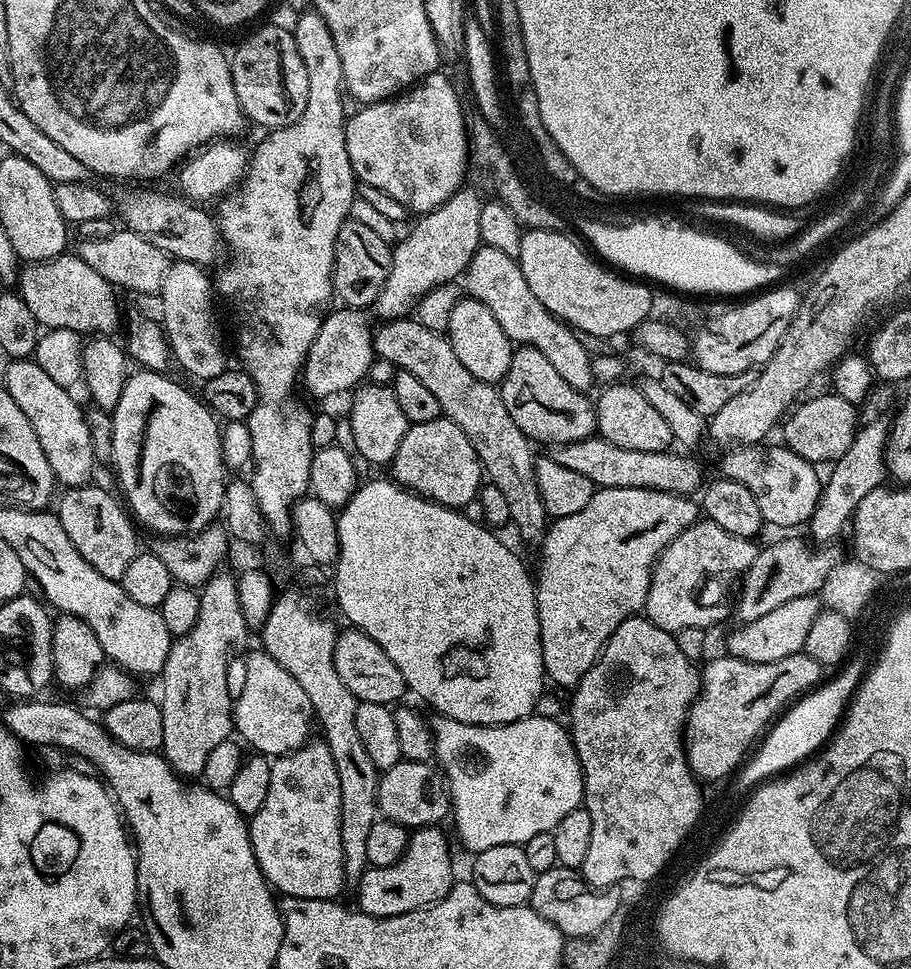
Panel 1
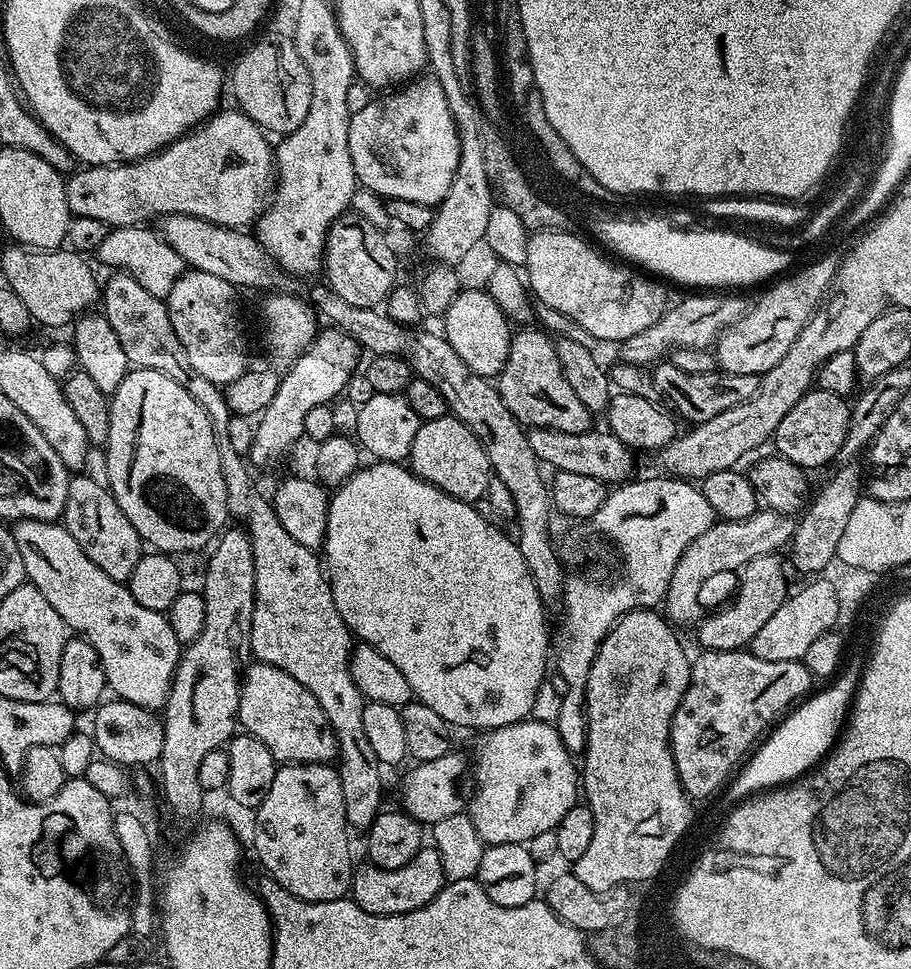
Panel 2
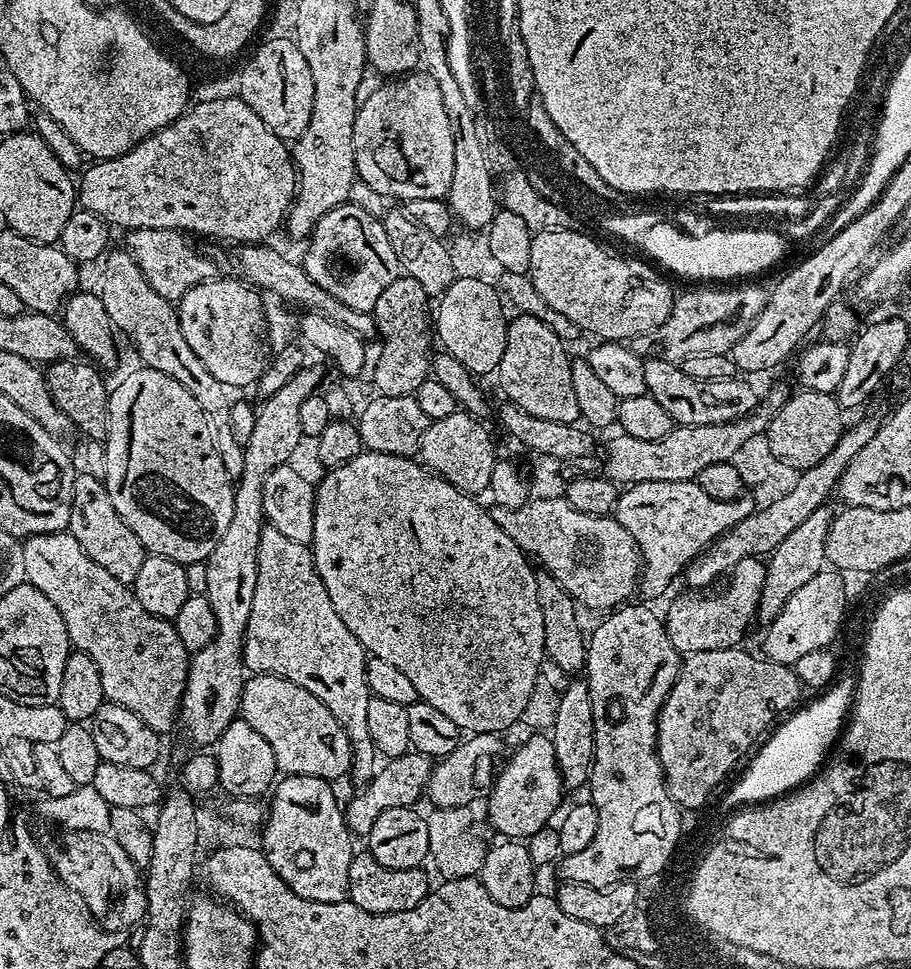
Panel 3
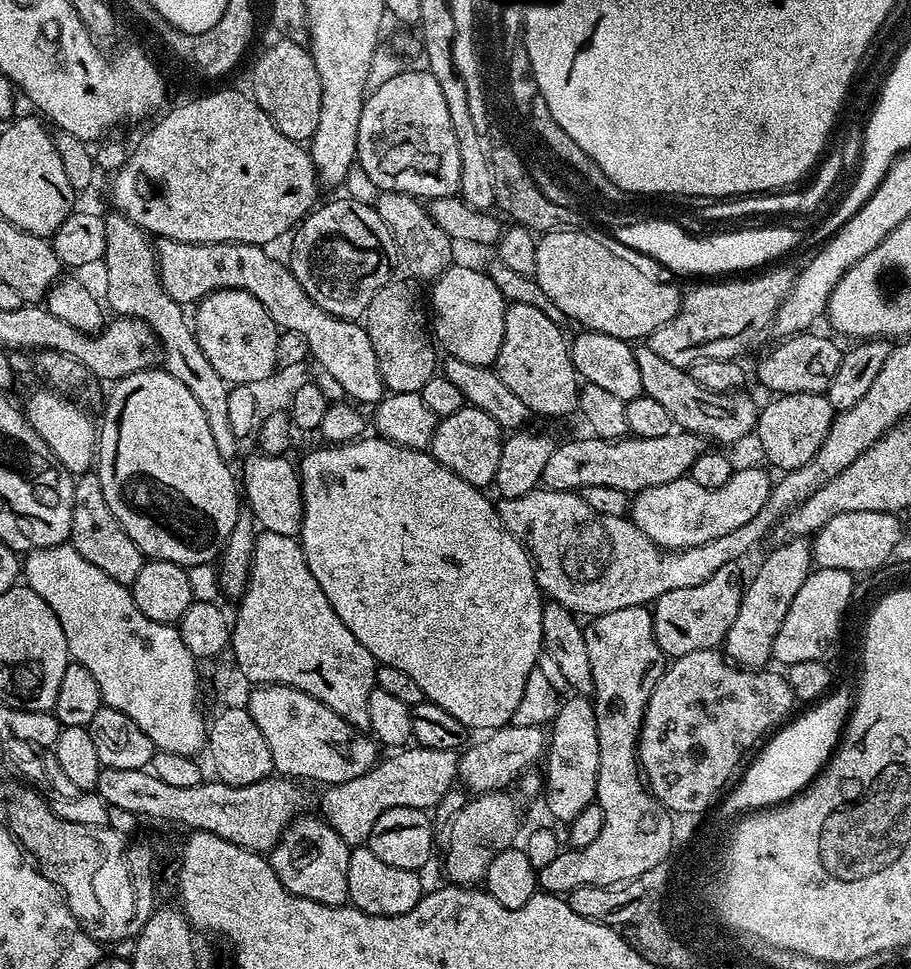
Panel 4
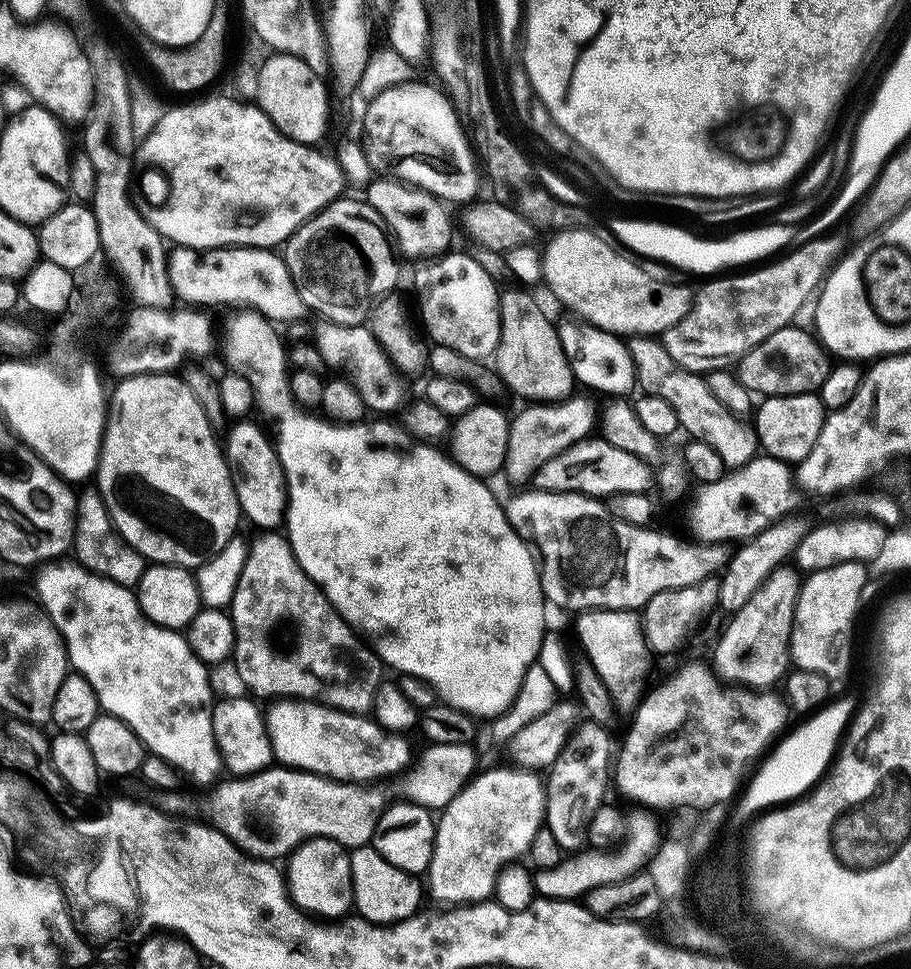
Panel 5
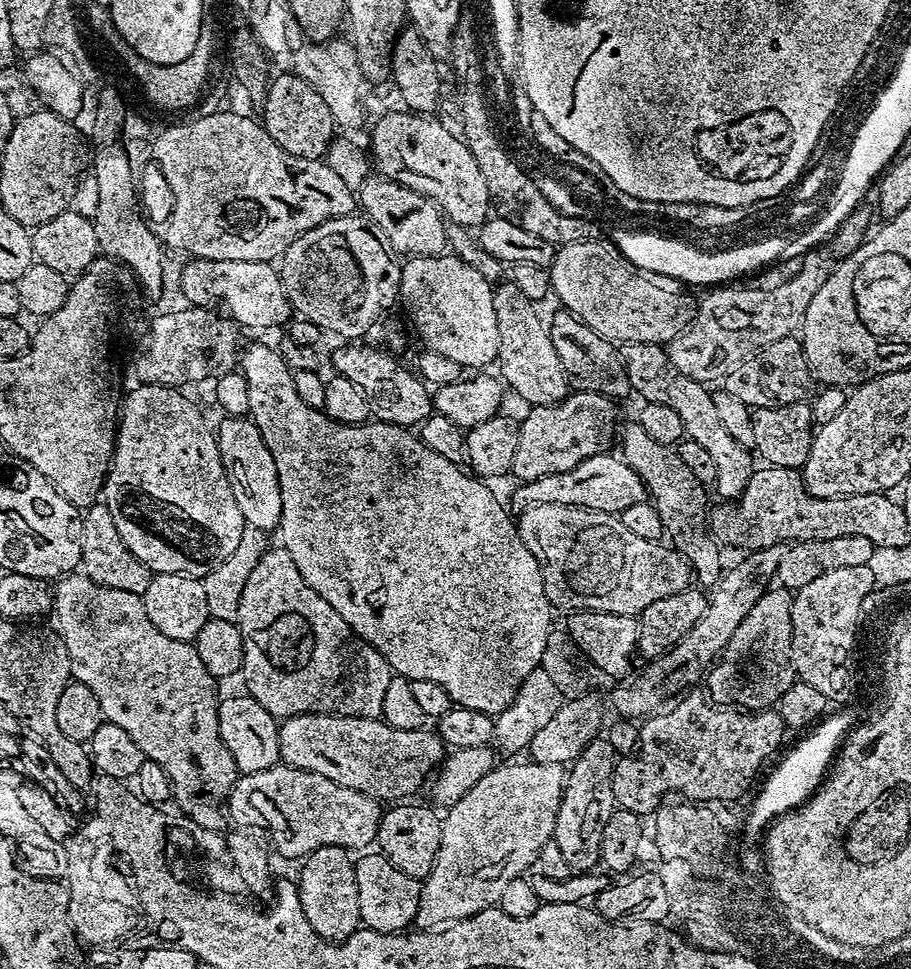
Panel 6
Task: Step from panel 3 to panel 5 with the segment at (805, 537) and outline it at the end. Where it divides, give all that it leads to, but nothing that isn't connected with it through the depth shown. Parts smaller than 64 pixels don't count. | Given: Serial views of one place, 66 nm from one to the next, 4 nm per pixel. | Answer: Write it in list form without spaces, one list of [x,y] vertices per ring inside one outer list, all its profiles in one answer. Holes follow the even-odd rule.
[[[788,567],[775,568],[760,583],[758,590],[750,594],[750,602],[731,613],[729,620],[732,621],[725,626],[716,644],[714,668],[721,680],[753,690],[768,690],[779,685],[789,671],[788,639],[792,633],[802,576],[795,567]]]

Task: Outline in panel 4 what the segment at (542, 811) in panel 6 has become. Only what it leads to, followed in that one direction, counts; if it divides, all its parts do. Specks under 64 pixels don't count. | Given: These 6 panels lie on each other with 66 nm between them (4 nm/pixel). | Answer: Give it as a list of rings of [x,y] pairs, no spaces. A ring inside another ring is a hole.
[[[493,790],[490,792],[486,792],[480,795],[477,795],[475,798],[472,798],[472,801],[469,802],[468,805],[465,806],[464,809],[461,810],[460,813],[457,814],[456,817],[452,820],[452,829],[448,832],[448,849],[444,852],[444,872],[449,876],[451,883],[456,886],[476,886],[483,881],[484,875],[486,874],[486,870],[490,866],[490,862],[500,851],[504,848],[513,847],[514,841],[512,840],[516,836],[516,831],[520,828],[520,816],[516,813],[516,800],[512,796],[507,796],[509,793],[504,790]]]

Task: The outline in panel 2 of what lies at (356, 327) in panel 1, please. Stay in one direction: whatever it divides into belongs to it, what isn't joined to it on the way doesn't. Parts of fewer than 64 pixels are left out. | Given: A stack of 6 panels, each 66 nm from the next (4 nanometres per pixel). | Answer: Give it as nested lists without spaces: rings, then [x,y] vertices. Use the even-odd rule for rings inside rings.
[[[328,326],[317,331],[308,349],[287,365],[274,398],[270,398],[270,406],[266,406],[255,421],[256,433],[254,442],[246,453],[247,459],[260,468],[268,468],[271,464],[278,463],[302,440],[307,411],[314,410],[314,406],[332,404],[335,396],[351,382],[352,371],[355,370],[360,356],[362,357],[360,345],[339,328]]]

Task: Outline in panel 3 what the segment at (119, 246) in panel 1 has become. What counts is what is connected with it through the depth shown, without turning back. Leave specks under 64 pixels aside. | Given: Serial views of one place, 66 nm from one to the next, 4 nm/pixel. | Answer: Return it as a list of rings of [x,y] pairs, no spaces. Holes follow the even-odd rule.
[[[134,228],[127,233],[126,250],[138,262],[138,270],[162,294],[162,298],[179,302],[186,290],[196,284],[213,279],[217,275],[216,268],[208,256],[203,256],[194,245],[188,242],[189,237],[183,232],[162,230],[161,228]]]

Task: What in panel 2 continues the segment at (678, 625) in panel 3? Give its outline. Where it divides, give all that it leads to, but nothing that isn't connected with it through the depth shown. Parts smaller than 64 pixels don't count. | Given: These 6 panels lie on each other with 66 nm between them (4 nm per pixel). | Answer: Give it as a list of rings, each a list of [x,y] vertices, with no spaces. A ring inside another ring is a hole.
[[[777,553],[762,554],[750,562],[746,562],[738,573],[740,585],[736,588],[736,597],[725,608],[712,612],[699,621],[695,629],[696,636],[700,639],[700,648],[713,652],[734,652],[744,650],[751,645],[754,634],[762,630],[766,618],[782,606],[782,602],[788,599],[788,576],[784,573],[784,564]]]

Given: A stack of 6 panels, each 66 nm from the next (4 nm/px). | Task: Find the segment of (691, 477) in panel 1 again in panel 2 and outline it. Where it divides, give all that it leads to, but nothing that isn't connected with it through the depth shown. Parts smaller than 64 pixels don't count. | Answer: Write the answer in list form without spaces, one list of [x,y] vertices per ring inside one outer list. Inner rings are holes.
[[[528,428],[530,450],[540,459],[541,465],[552,467],[556,472],[586,474],[586,478],[598,478],[605,486],[619,486],[633,475],[637,457],[618,437],[607,430],[589,430],[582,434],[566,434],[562,430]]]

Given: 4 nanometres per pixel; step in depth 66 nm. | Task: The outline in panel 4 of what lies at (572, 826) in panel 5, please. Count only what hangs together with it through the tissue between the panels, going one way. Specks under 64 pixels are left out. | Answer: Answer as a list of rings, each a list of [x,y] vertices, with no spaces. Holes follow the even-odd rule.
[[[573,695],[572,700],[566,699],[559,705],[556,719],[550,724],[550,737],[546,742],[546,759],[543,761],[542,780],[546,785],[546,796],[548,792],[548,812],[556,820],[564,820],[563,822],[571,822],[574,818],[578,818],[578,814],[582,814],[582,810],[586,810],[586,806],[590,806],[596,799],[596,783],[598,782],[598,722],[596,721],[596,705],[587,696]]]

